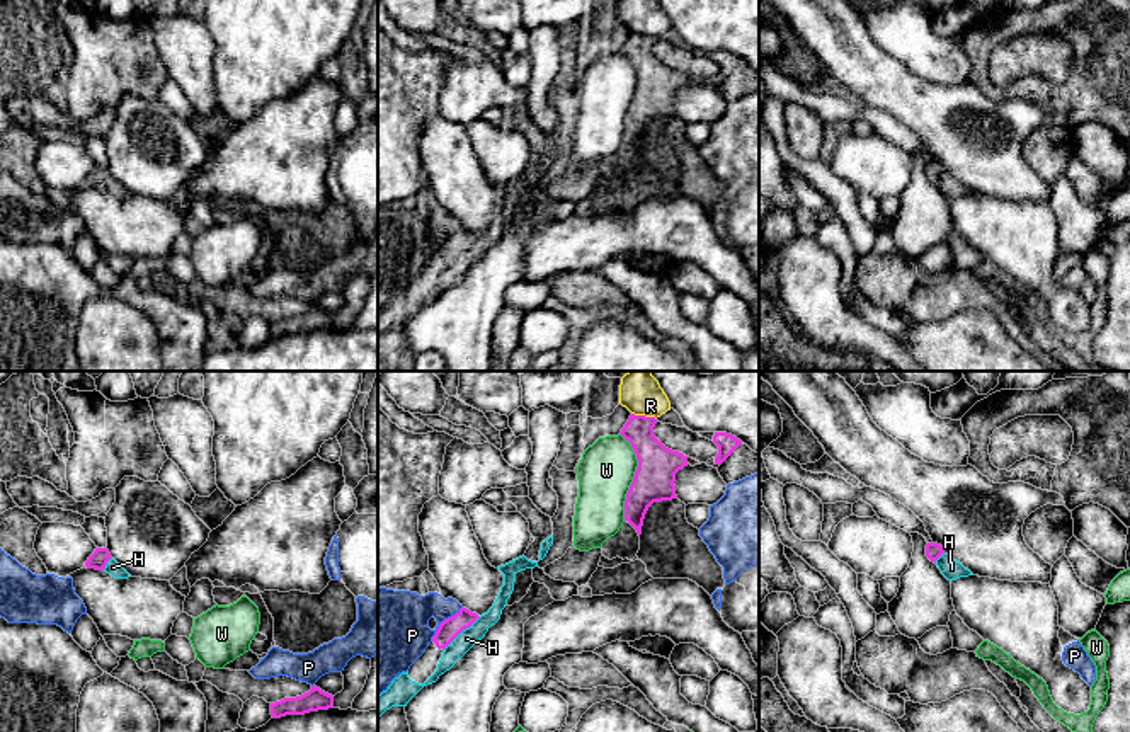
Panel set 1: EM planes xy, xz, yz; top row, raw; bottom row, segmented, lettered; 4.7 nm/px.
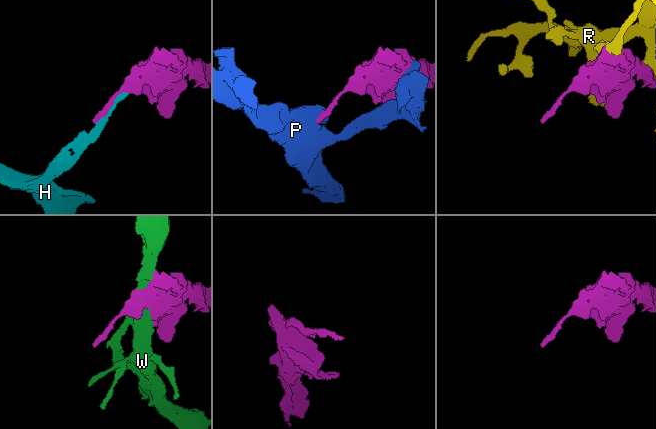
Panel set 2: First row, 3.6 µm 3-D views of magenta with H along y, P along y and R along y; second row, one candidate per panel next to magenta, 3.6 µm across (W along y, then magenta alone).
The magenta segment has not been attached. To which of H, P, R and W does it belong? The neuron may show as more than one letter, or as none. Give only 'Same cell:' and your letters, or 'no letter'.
Same cell: H

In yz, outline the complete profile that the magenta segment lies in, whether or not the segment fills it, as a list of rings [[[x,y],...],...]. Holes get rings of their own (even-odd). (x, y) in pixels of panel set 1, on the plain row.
[[[927,162],[926,163],[926,175],[938,184],[941,192],[948,199],[956,199],[960,196],[973,194],[968,187],[965,187],[960,180],[950,175],[941,163]]]

